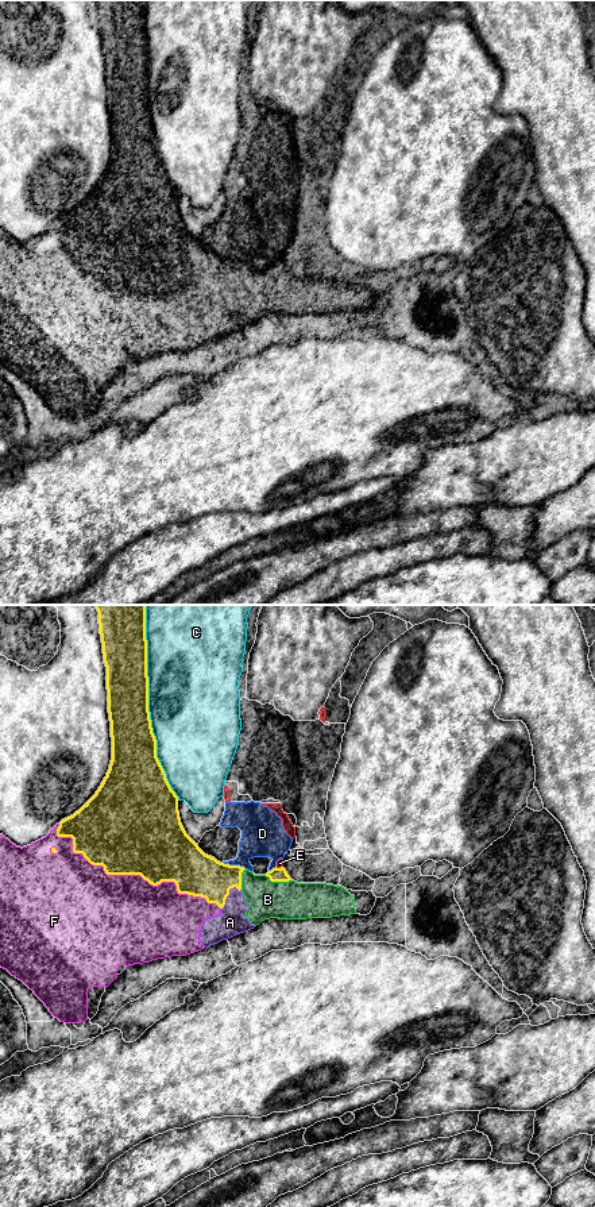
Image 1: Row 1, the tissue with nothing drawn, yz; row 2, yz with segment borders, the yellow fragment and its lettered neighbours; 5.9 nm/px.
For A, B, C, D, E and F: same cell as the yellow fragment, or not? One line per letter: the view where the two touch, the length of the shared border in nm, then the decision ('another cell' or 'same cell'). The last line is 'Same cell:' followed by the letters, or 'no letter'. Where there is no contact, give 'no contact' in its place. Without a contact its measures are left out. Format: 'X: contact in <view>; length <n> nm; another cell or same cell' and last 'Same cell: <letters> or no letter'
A: contact in yz; length 180 nm; same cell
B: contact in yz; length 160 nm; same cell
C: contact in yz; length 1200 nm; another cell
D: contact in yz; length 150 nm; another cell
E: contact in yz; length 50 nm; another cell
F: contact in yz; length 1100 nm; same cell
Same cell: A, B, F

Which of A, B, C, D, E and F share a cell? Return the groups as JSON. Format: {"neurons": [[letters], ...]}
{"neurons": [["A", "B", "F"], ["C"], ["D", "E"]]}

